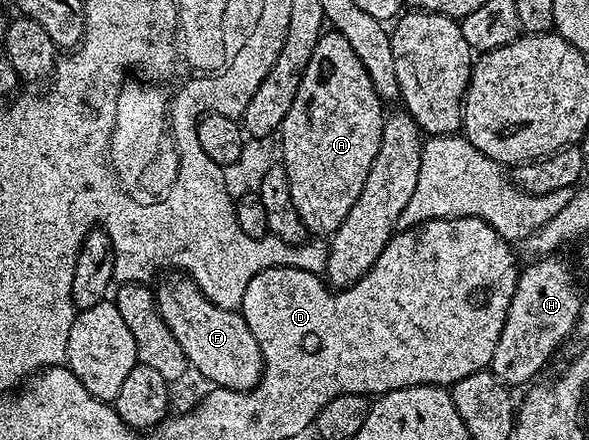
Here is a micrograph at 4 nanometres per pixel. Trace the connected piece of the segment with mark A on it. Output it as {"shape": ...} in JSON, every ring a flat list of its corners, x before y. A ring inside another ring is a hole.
{"shape":[[325,32,319,37,317,48,313,48,313,56,309,60,309,68,305,68,305,76,301,76,301,85,297,88,297,96,293,96,293,105,289,112,285,112,285,120,277,131,277,138,283,141,283,158,281,164,287,173,289,192,293,200,293,208,297,208,297,216,306,224,308,231,315,236,330,236,335,233,336,228,349,216,349,208,357,204,357,196,361,196,361,188,365,188,365,176,369,176,369,168,373,168,373,160,377,157,377,148,381,148,381,136,383,135,383,124,385,121,385,103,377,96,373,88,373,80,369,80,369,72,365,72,365,64,361,64,357,52,353,52,349,40,338,32]]}

